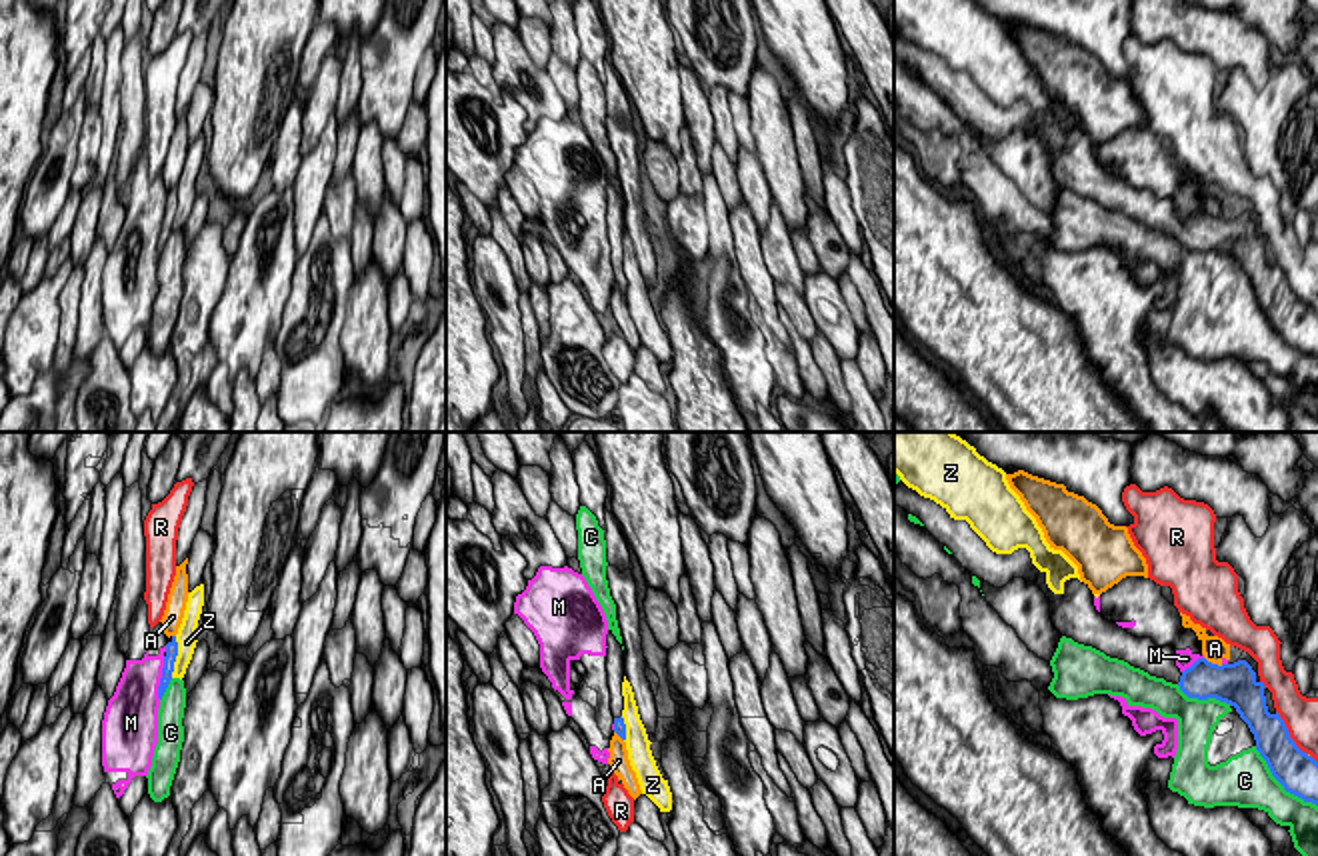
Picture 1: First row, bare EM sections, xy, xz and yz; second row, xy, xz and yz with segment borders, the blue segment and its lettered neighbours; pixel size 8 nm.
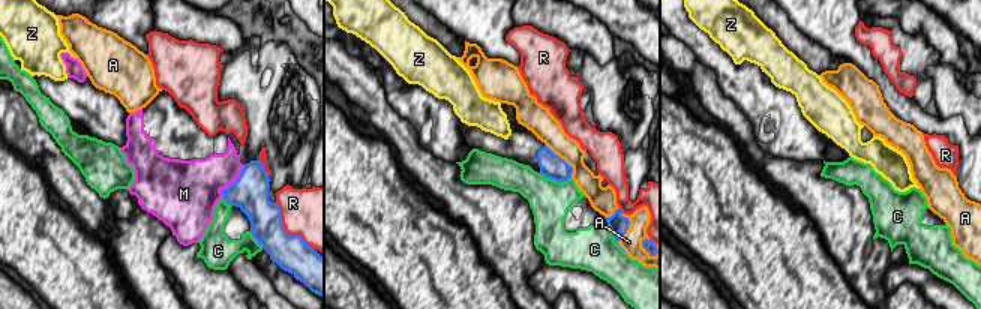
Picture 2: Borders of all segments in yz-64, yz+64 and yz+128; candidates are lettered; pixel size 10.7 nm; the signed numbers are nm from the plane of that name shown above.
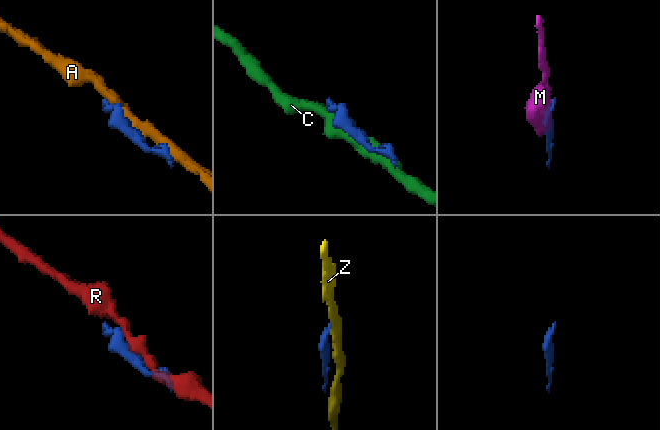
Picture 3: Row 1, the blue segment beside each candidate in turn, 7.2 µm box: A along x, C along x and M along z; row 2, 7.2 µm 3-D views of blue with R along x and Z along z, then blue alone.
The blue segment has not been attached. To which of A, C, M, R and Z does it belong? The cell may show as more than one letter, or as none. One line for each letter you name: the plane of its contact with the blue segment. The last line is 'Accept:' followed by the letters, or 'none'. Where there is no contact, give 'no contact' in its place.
Accept: none

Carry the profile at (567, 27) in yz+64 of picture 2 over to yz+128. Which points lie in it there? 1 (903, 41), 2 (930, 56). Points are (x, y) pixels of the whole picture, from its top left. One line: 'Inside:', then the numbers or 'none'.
Inside: none

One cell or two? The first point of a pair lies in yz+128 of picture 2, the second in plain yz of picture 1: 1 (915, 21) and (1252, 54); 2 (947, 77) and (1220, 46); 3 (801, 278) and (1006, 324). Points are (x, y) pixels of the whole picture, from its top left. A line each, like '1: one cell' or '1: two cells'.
1: one cell
2: two cells
3: one cell

